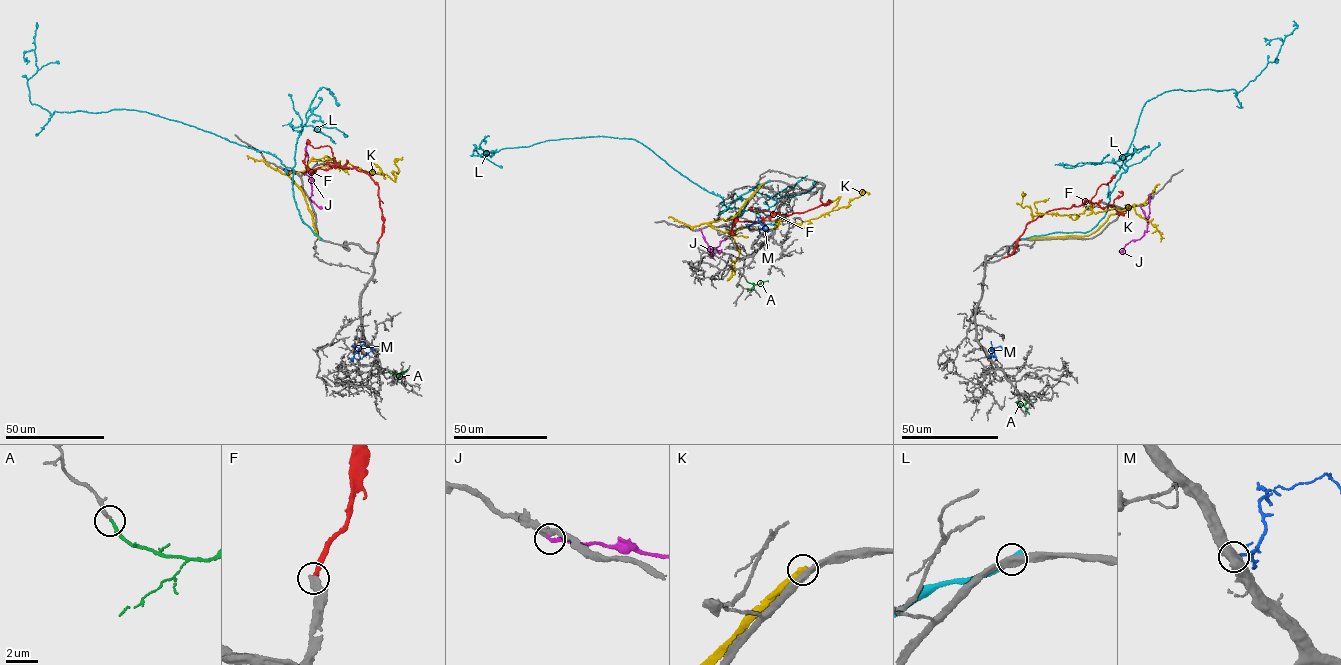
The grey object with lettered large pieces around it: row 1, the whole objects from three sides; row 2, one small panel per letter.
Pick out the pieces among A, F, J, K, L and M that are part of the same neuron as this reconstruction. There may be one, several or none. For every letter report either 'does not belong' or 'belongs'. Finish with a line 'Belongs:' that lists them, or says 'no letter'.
A: belongs
F: does not belong
J: does not belong
K: does not belong
L: does not belong
M: belongs
Belongs: A, M

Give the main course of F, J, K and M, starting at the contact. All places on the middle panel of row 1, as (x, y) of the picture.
F: (820, 198), (826, 204), (830, 200), (801, 212), (776, 213), (757, 222), (735, 217), (735, 221), (737, 216)
J: (700, 228), (710, 255), (712, 248), (719, 251), (722, 249)
K: (764, 182), (739, 211), (711, 226), (724, 232), (800, 224), (847, 206), (863, 190), (869, 194)
M: (772, 230), (756, 222), (749, 226), (751, 230)

